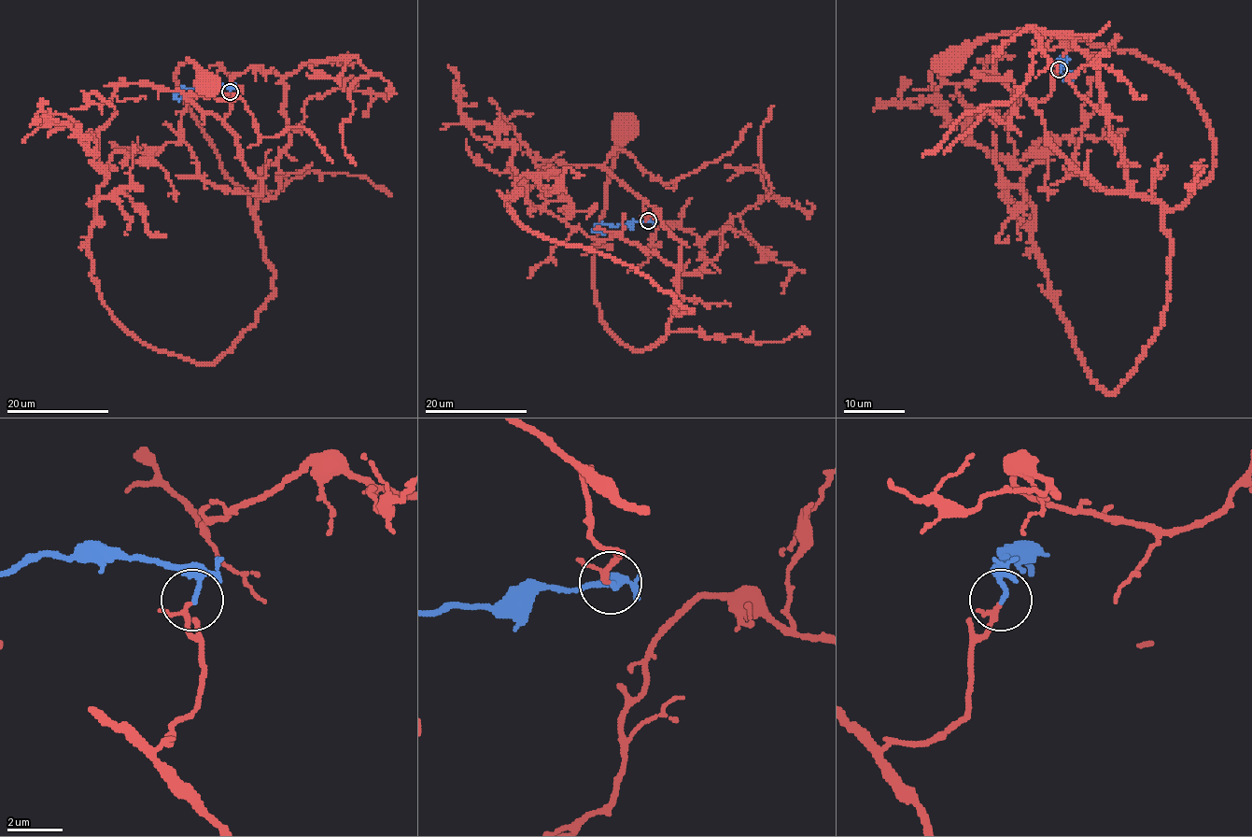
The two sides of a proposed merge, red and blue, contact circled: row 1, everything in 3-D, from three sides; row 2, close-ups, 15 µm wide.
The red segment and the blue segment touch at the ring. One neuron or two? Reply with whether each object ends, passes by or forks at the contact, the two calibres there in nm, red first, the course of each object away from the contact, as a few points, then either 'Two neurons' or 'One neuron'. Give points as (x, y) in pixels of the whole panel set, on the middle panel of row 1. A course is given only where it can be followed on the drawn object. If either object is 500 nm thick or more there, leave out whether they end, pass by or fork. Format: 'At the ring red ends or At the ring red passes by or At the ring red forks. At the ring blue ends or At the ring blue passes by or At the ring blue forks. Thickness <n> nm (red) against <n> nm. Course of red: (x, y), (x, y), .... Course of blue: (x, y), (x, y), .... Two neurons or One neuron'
At the ring red passes by. At the ring blue ends. Thickness 130 nm (red) against 170 nm. Course of red: (647, 220), (641, 199), (681, 244), (677, 292), (667, 334), (633, 350), (600, 318), (592, 282), (625, 128). Course of blue: (647, 220), (598, 223), (592, 228), (605, 234). One neuron

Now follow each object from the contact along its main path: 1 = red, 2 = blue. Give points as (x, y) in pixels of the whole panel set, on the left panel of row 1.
1: (229, 92), (224, 125), (242, 163), (262, 180), (254, 209), (174, 78), (189, 60), (206, 82)
2: (229, 92), (229, 88), (218, 84), (199, 84), (192, 88), (180, 88), (174, 98), (179, 99), (187, 94)

